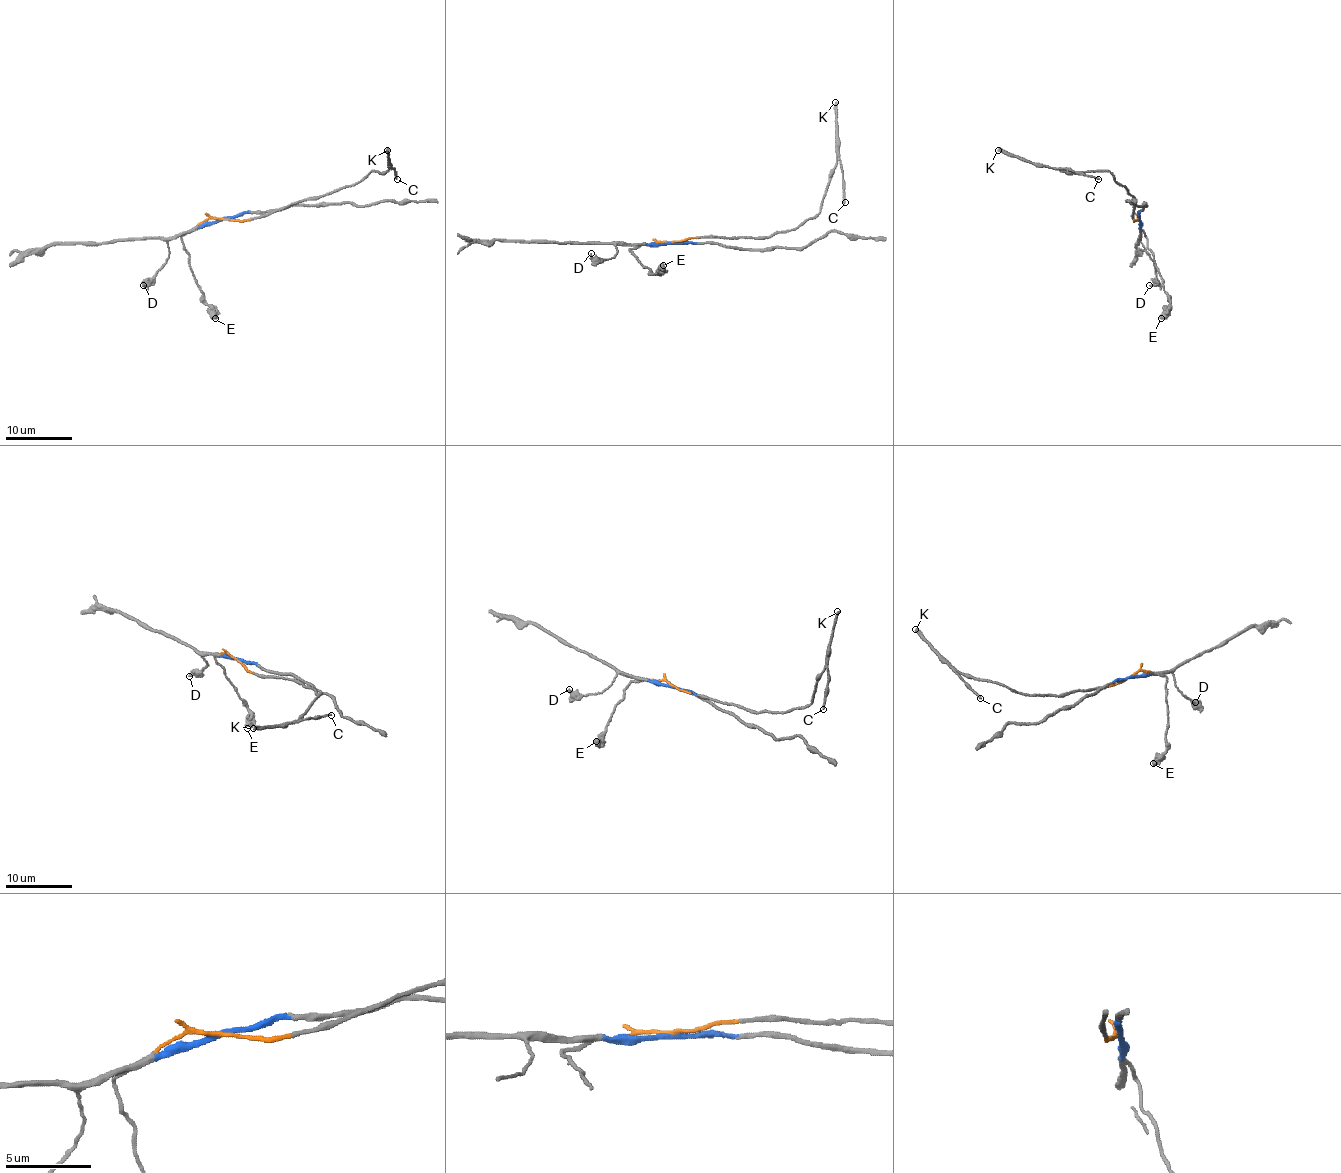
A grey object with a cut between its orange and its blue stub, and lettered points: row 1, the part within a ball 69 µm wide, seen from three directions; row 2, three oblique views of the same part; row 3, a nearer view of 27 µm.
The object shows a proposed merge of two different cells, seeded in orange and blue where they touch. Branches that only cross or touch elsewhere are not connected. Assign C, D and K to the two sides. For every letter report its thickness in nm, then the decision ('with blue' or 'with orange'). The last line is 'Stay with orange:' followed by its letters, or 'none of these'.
C: 200 nm | with orange
D: 220 nm | with blue
K: 240 nm | with orange
Stay with orange: C, K

